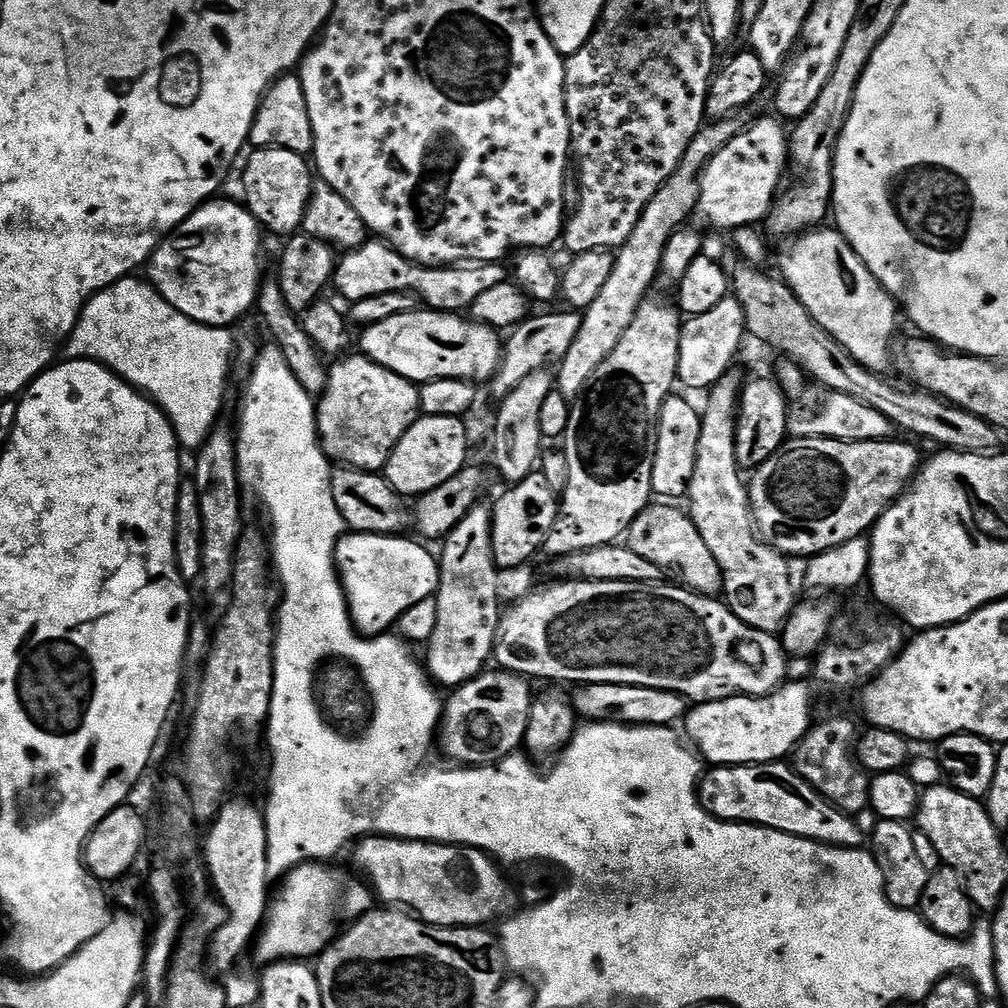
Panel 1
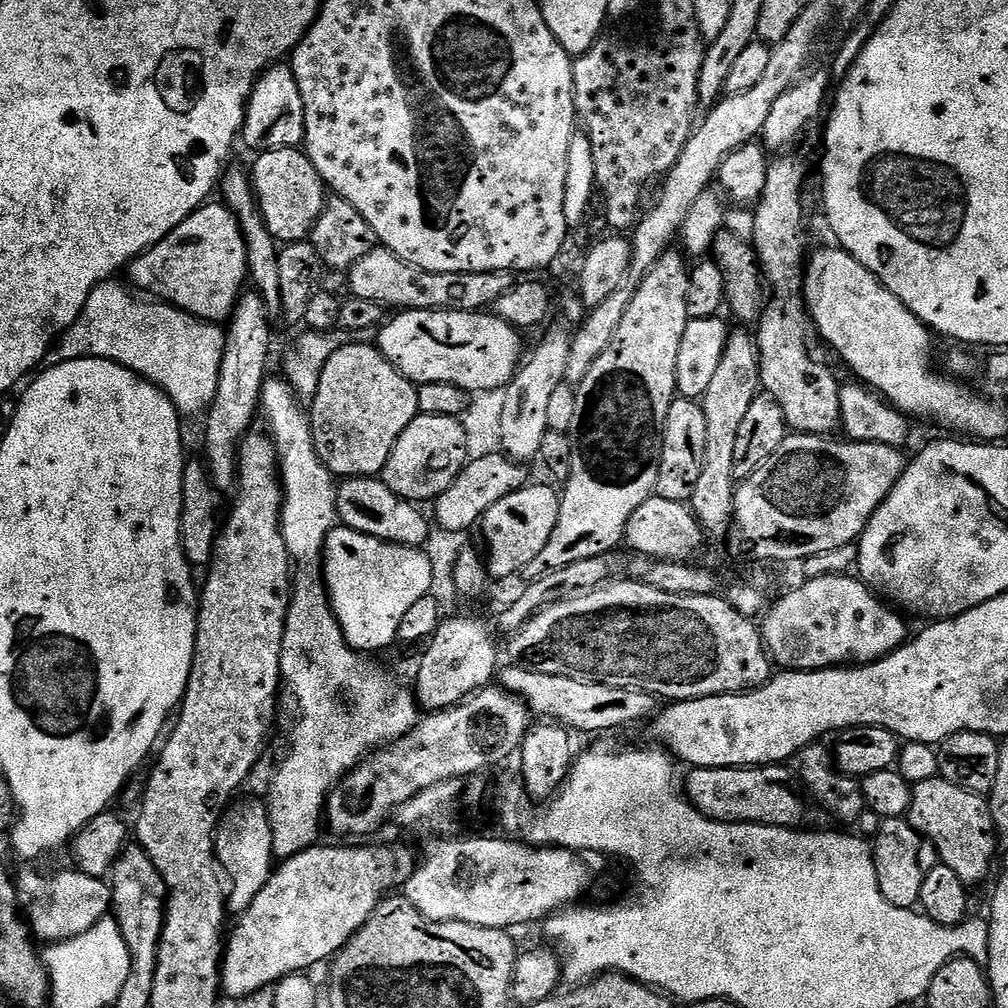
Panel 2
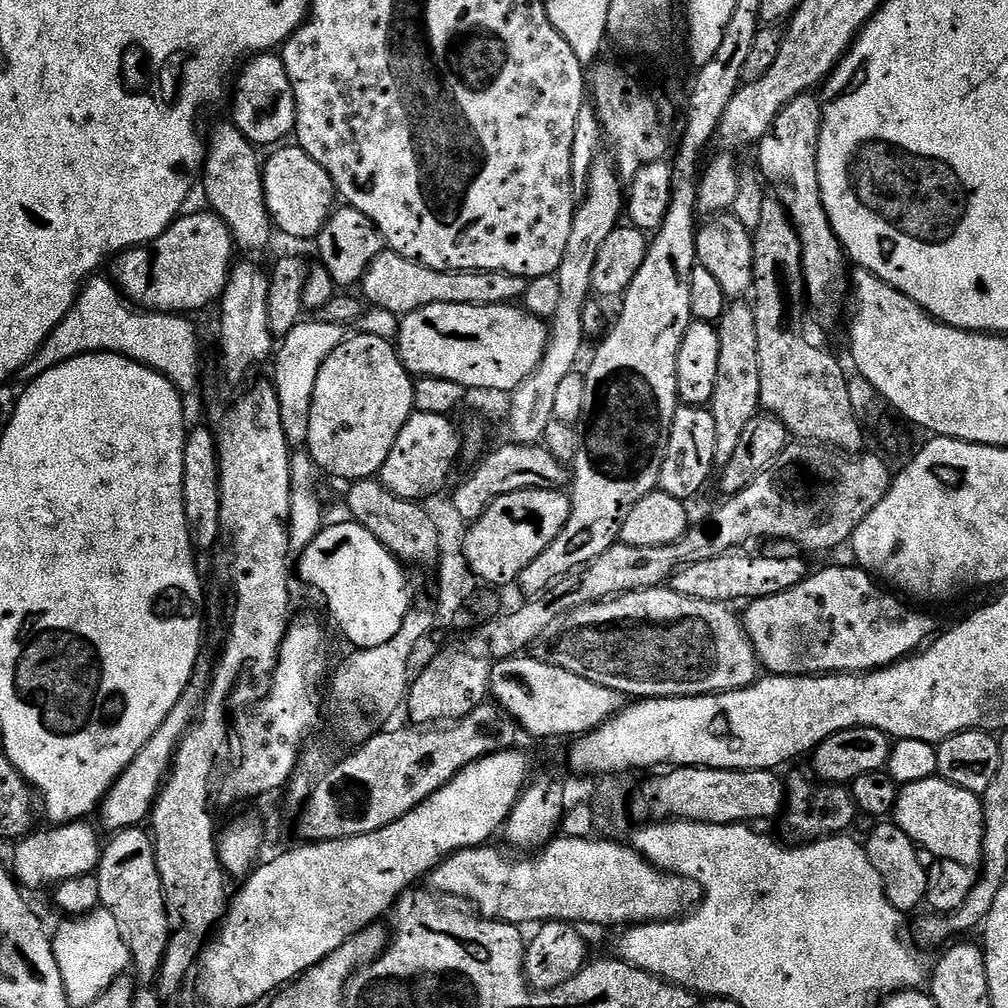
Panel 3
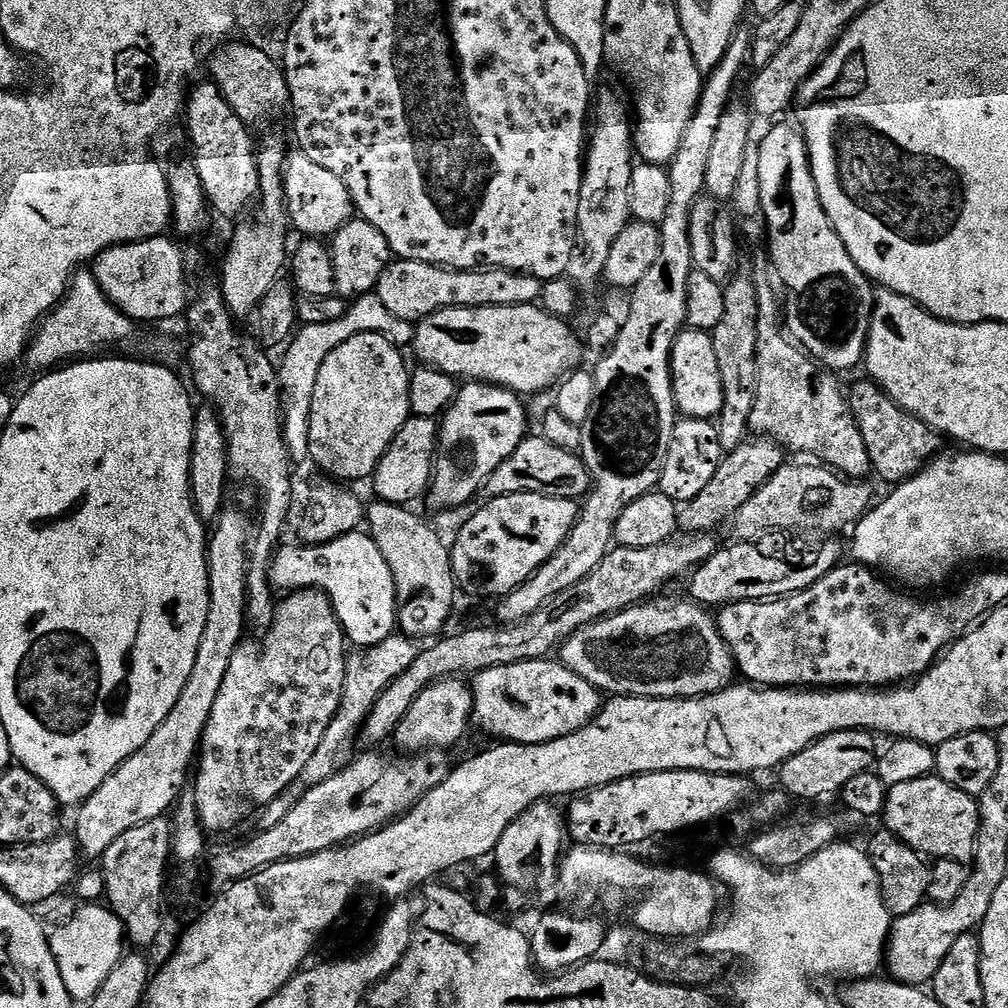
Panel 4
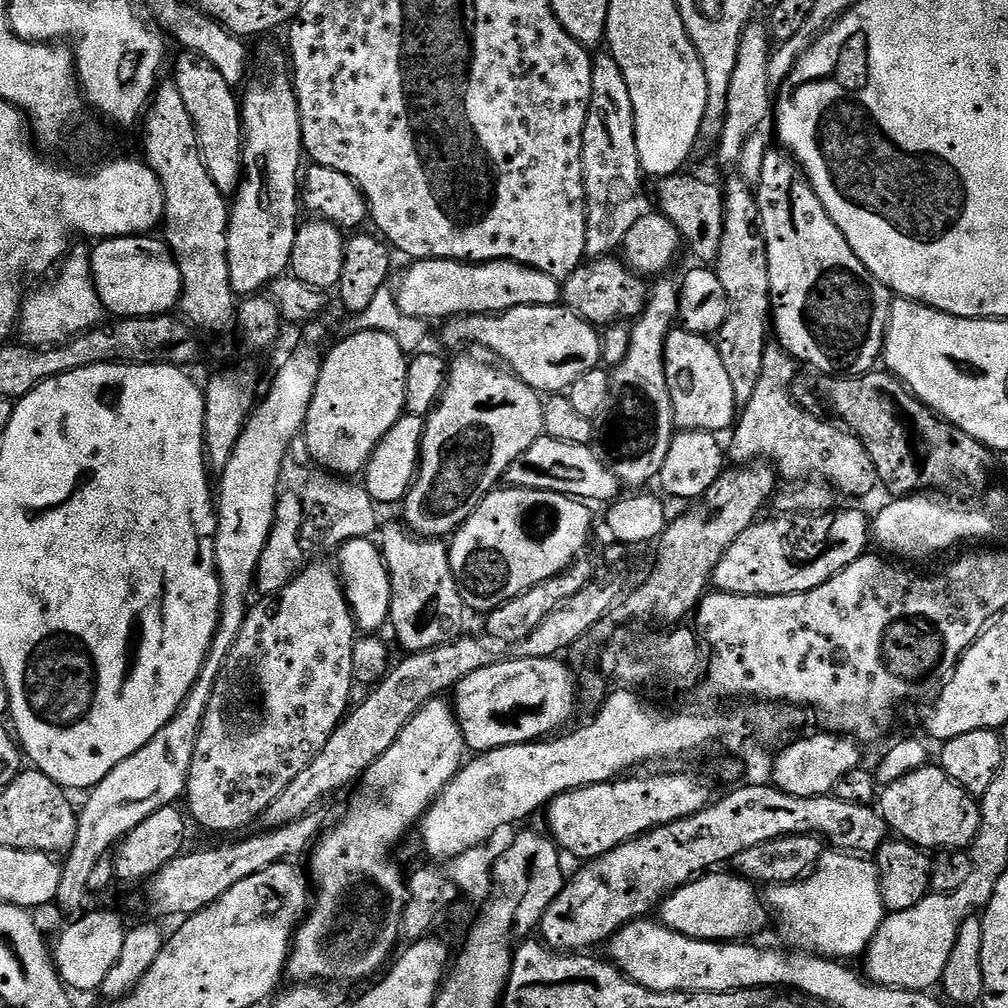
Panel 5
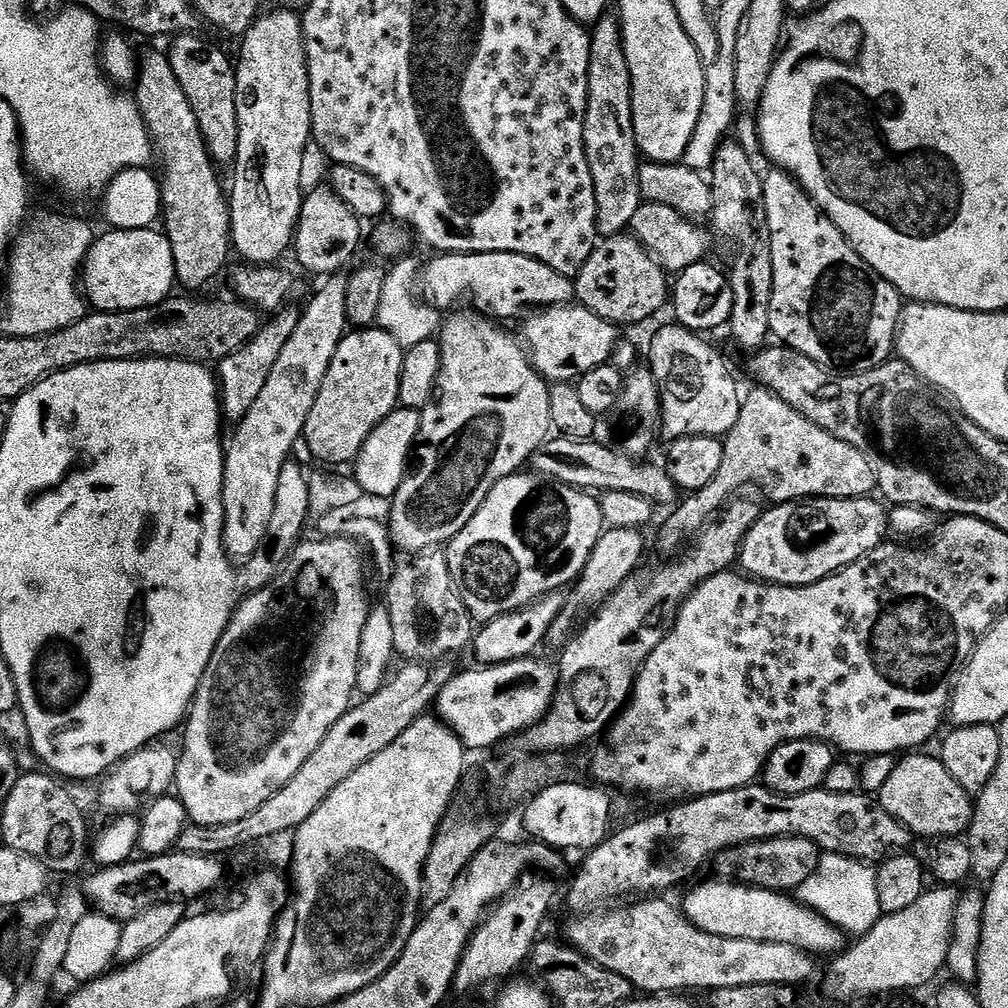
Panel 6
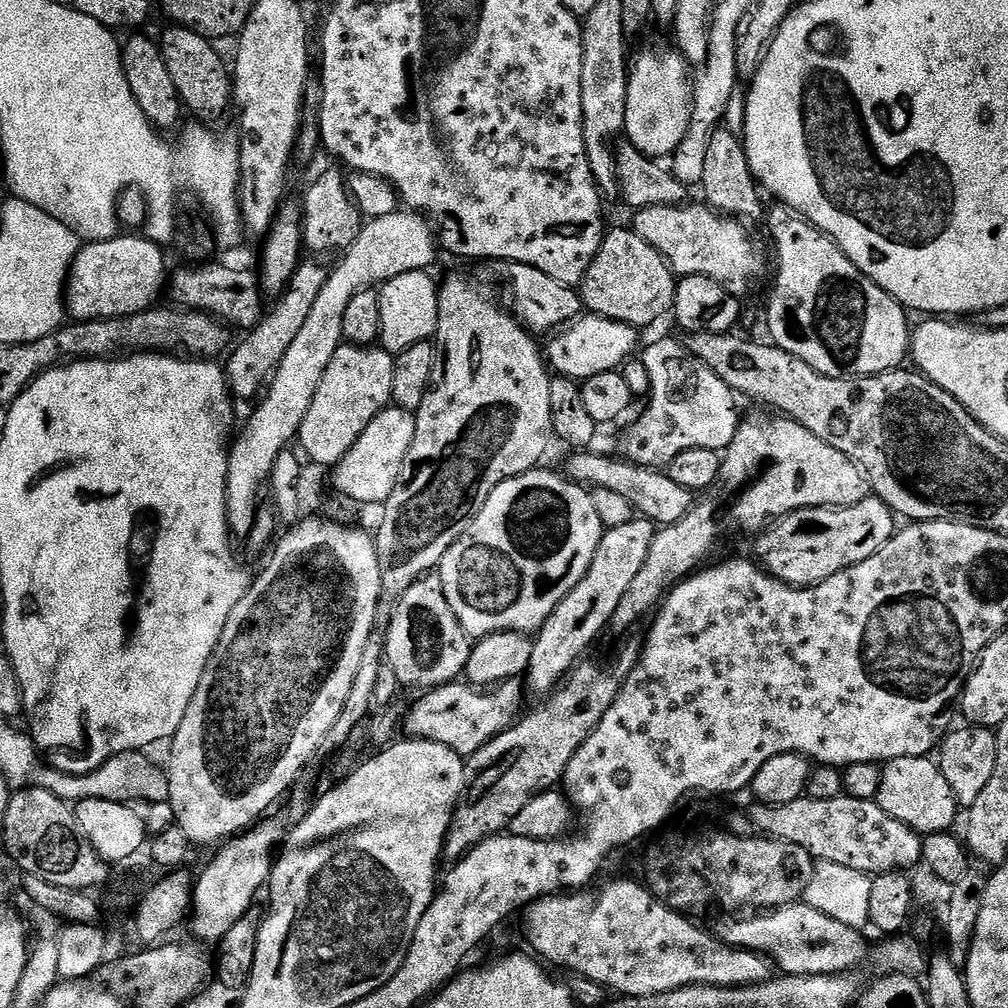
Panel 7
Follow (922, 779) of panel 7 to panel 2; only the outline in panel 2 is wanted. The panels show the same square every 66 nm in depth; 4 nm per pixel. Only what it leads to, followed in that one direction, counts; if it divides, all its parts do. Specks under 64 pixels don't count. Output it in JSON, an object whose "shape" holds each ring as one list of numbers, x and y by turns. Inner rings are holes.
{"shape":[[939,778,927,780,913,787,906,819,917,836,927,843,929,840,936,847,939,863,950,866,965,886,980,884,987,878,992,859,996,856,997,841,994,839,992,815,983,795,967,792]]}

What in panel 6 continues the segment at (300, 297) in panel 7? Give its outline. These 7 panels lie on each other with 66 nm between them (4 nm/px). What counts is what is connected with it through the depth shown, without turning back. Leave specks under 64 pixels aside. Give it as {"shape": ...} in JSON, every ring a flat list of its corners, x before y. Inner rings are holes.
{"shape":[[287,310,265,319,248,344,238,349,233,356,220,361,215,372,217,371,216,376,220,379,218,395,225,421,239,422,242,418,246,418,258,394,262,394,262,386,266,386,266,378,270,378,270,370,274,370,274,362,278,362,278,354,282,354,282,346,286,346,290,334,294,334,297,319,295,311,292,313]]}

